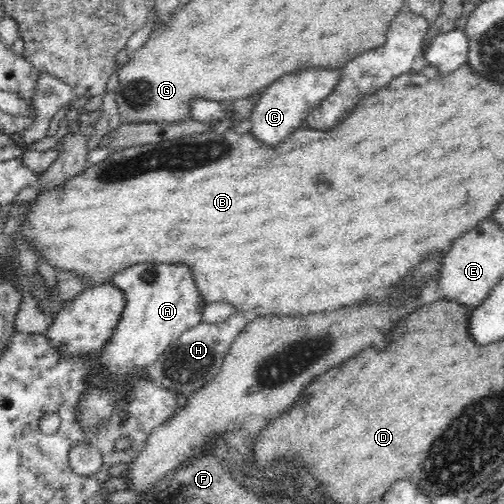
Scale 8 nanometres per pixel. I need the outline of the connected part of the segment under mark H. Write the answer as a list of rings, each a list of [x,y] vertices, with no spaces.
[[[242,313],[231,314],[222,322],[202,322],[190,330],[186,330],[180,335],[180,338],[177,338],[176,342],[170,343],[157,362],[144,369],[146,379],[183,396],[188,397],[190,394],[198,392],[219,374],[231,344],[246,328],[250,317],[244,316]]]

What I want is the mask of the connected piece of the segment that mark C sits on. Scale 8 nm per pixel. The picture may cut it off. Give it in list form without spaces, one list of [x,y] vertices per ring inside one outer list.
[[[306,68],[298,74],[290,74],[282,80],[278,79],[274,84],[261,90],[260,100],[252,109],[244,129],[266,146],[282,144],[294,131],[305,127],[304,123],[310,110],[334,90],[340,73],[340,68],[318,68],[318,70]]]

